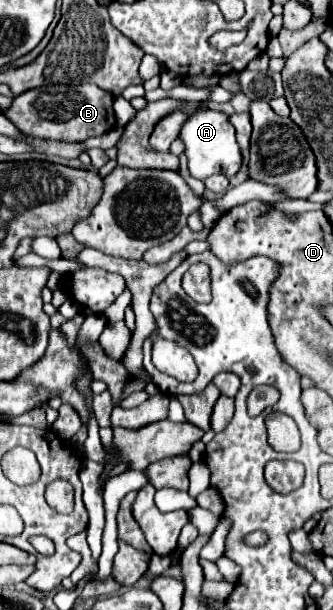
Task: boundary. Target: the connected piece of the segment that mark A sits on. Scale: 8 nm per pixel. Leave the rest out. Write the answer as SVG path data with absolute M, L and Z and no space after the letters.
M196 110L188 116L184 126L180 128L178 138L184 142L184 154L188 158L188 170L194 178L204 180L212 174L226 174L228 178L234 176L240 168L242 154L236 144L234 128L228 122L228 116L224 112L216 110Z

